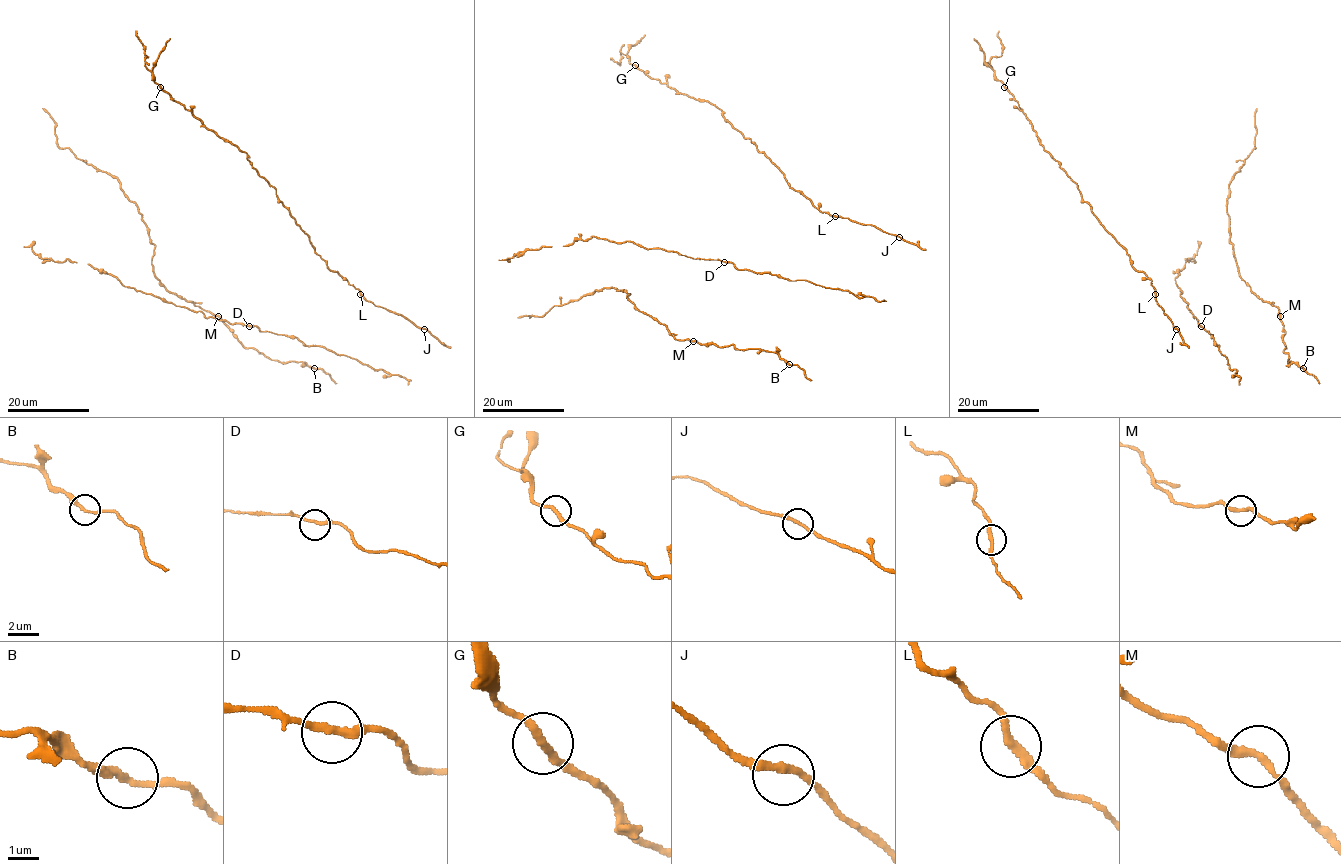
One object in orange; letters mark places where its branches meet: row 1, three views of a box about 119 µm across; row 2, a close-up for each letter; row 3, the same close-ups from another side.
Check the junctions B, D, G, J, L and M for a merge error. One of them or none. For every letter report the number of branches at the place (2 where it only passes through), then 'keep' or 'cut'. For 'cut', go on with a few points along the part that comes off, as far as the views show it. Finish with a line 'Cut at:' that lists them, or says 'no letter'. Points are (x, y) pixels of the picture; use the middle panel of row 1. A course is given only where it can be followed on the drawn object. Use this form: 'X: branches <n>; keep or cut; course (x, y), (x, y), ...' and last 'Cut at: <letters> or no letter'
B: branches 2; keep
D: branches 2; keep
G: branches 2; keep
J: branches 2; keep
L: branches 2; keep
M: branches 2; keep
Cut at: no letter

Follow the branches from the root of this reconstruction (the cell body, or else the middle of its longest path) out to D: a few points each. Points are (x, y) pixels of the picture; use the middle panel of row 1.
D: (884, 300), (857, 297), (806, 280), (789, 281), (768, 273), (739, 269), (724, 262)

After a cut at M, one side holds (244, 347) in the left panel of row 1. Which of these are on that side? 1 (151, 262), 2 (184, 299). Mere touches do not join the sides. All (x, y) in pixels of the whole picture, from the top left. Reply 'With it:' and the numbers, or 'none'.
With it: none

